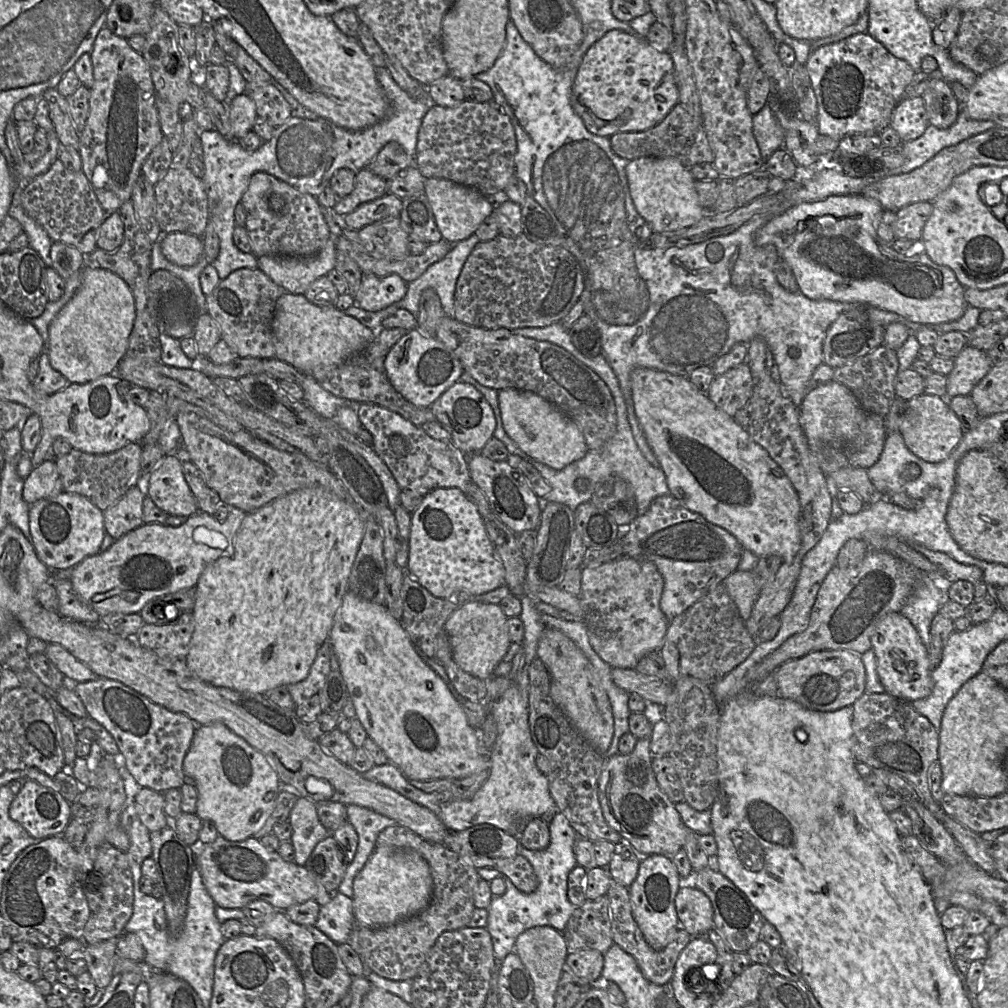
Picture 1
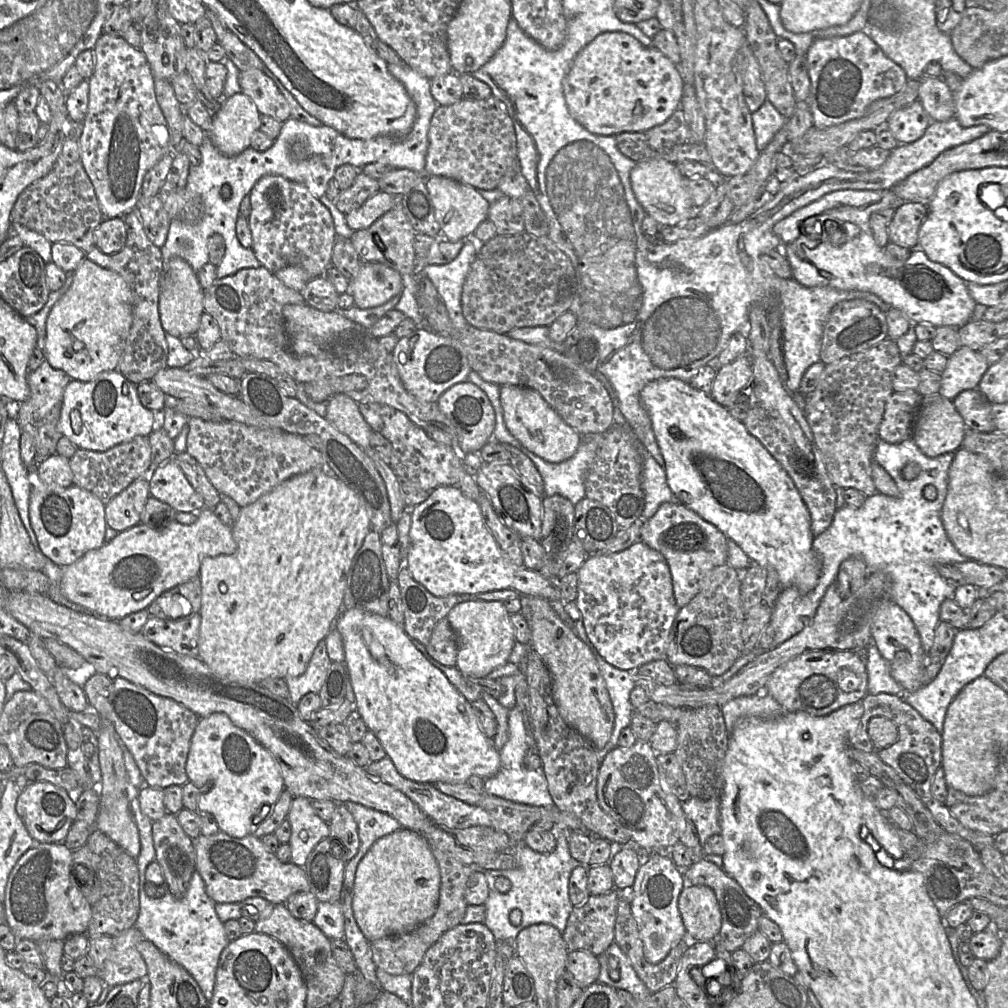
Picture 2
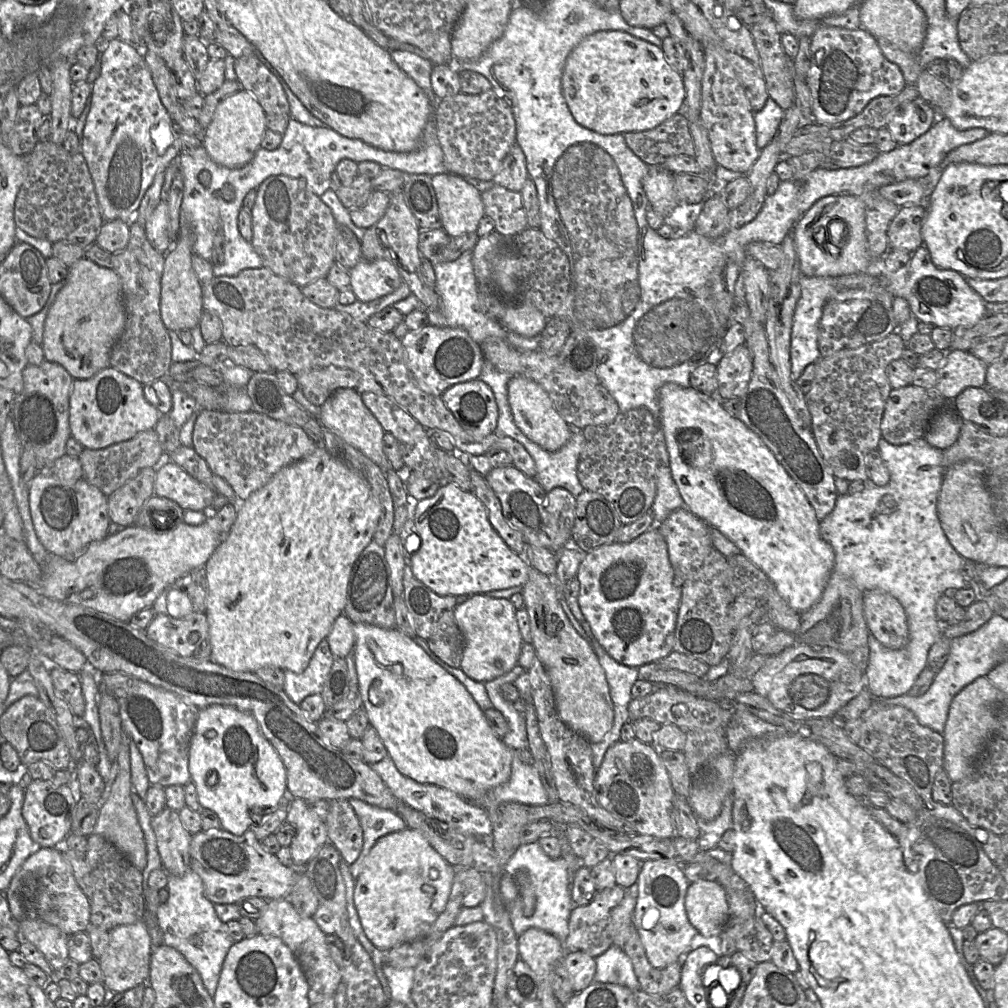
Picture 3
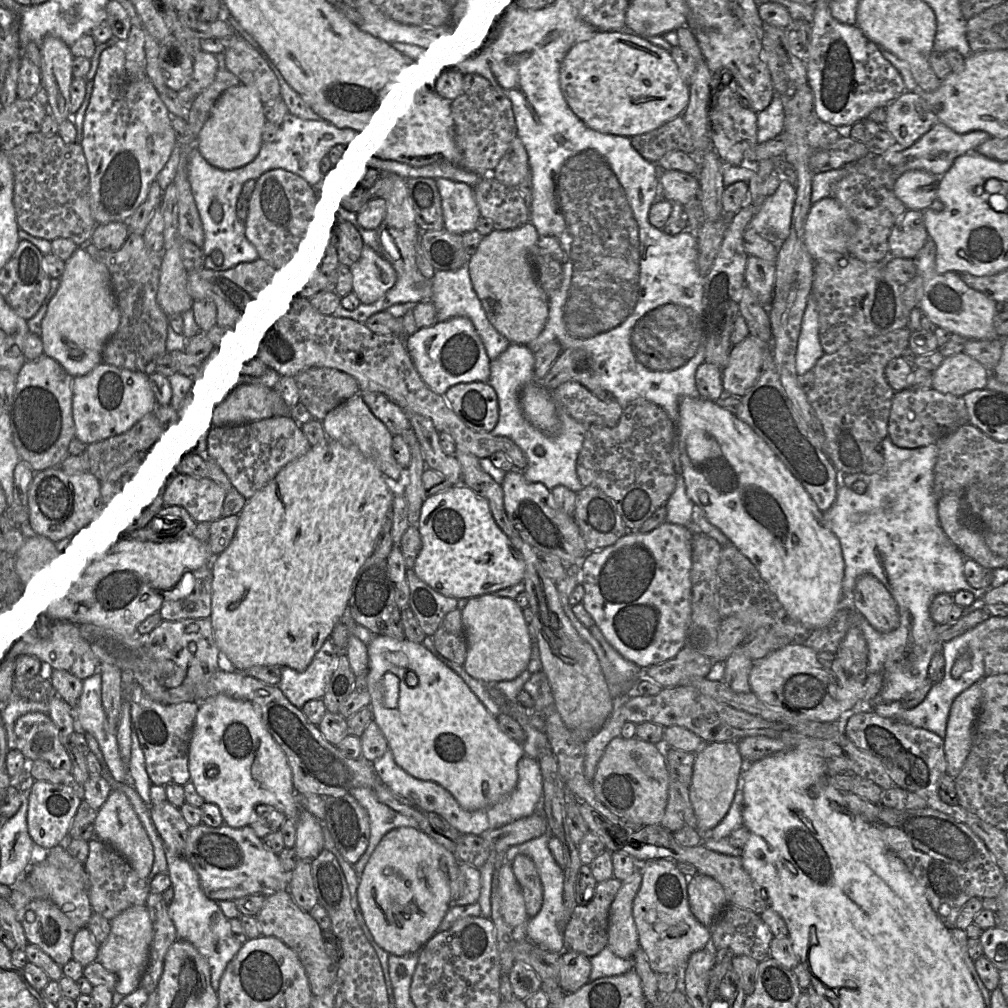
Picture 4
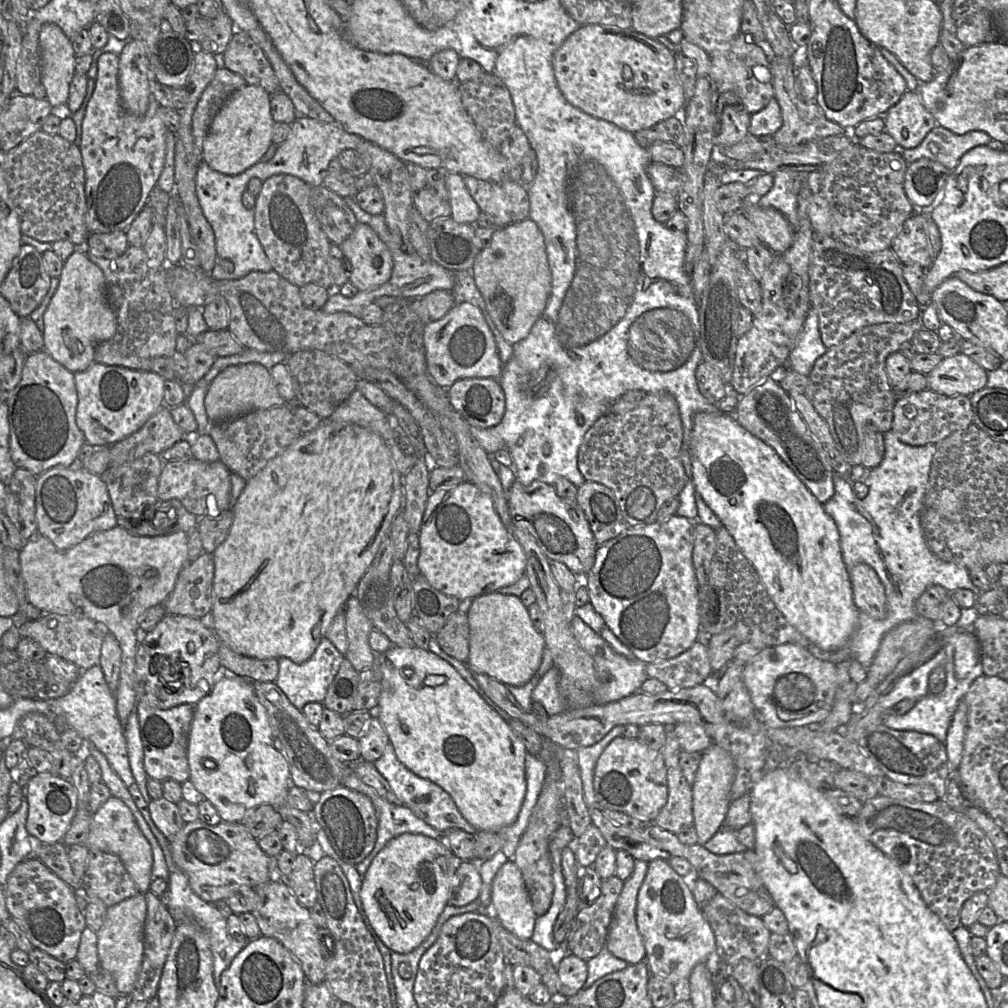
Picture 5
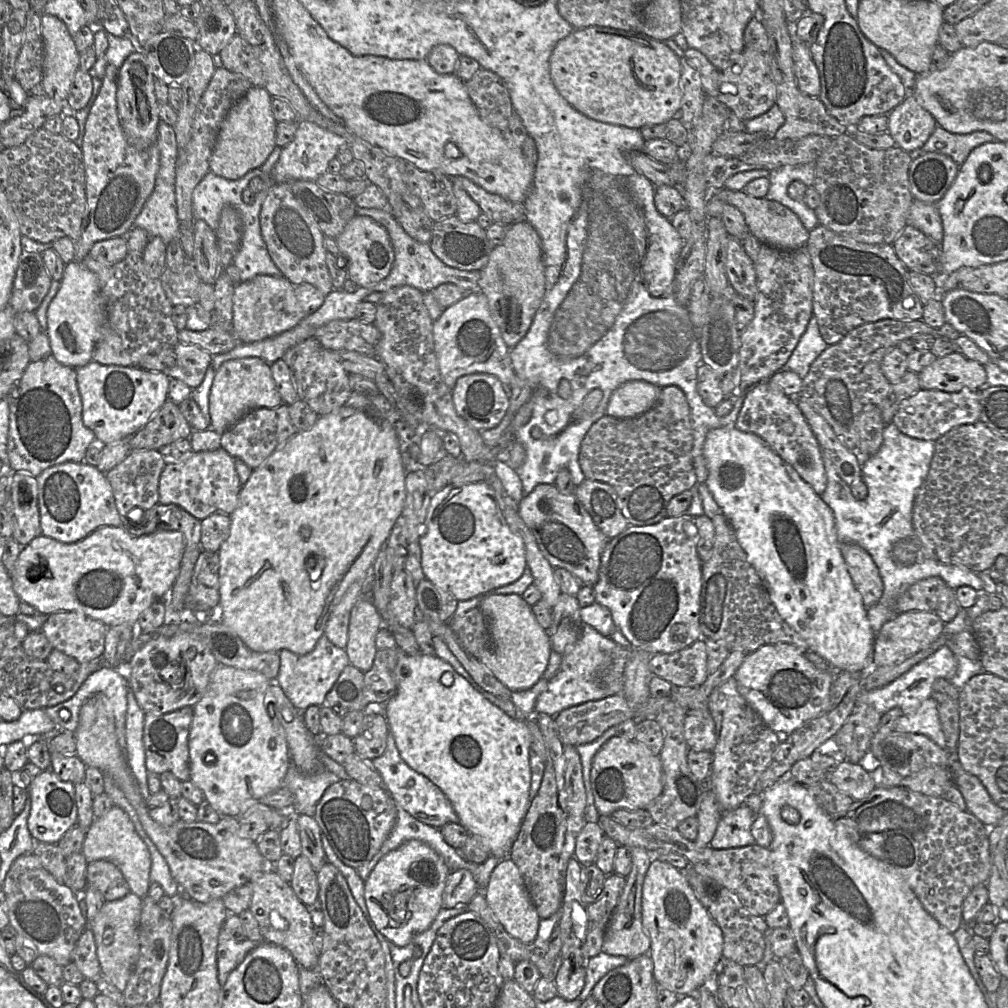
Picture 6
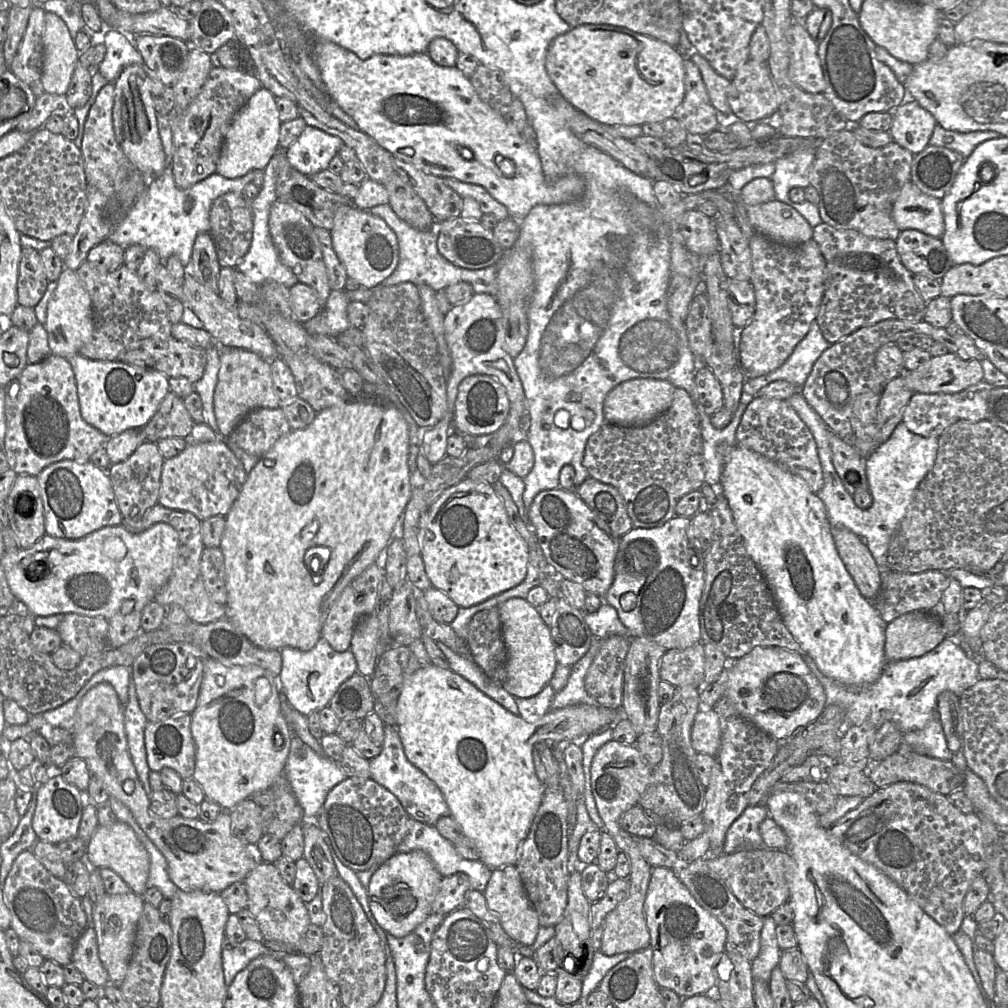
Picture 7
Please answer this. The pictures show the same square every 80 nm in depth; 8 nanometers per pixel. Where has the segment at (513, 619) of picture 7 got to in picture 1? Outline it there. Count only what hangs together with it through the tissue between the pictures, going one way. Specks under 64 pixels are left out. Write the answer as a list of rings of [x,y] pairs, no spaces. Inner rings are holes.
[[[467,602],[458,607],[447,618],[444,625],[454,662],[465,672],[480,679],[493,675],[493,670],[503,660],[511,643],[507,617],[498,604],[483,602]]]

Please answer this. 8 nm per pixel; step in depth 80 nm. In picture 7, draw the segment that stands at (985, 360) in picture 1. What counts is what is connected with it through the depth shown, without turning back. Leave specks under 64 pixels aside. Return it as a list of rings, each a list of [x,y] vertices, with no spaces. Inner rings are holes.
[[[954,353],[932,357],[913,371],[906,371],[908,386],[915,393],[958,393],[984,379],[981,362],[963,360]]]

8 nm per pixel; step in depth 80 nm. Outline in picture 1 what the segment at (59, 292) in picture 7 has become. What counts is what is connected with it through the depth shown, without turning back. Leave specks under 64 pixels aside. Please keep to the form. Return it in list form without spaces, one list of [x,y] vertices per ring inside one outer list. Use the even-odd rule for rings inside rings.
[[[84,265],[82,267],[82,272],[82,281],[77,291],[70,299],[70,301],[55,316],[55,318],[51,321],[49,325],[49,349],[47,352],[42,352],[48,354],[51,367],[54,370],[58,371],[60,374],[62,374],[71,384],[85,384],[94,381],[100,377],[110,375],[112,371],[117,368],[119,362],[123,359],[123,357],[126,354],[129,344],[129,337],[133,328],[136,315],[133,294],[126,282],[123,279],[121,279],[118,275],[110,272],[109,270],[105,270],[94,265]]]

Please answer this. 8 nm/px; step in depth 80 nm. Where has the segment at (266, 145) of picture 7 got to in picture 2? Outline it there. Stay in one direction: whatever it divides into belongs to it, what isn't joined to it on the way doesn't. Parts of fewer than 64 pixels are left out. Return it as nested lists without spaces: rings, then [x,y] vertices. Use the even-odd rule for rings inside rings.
[[[241,91],[221,100],[207,134],[222,154],[237,156],[250,147],[251,136],[260,127],[260,116],[254,102]]]

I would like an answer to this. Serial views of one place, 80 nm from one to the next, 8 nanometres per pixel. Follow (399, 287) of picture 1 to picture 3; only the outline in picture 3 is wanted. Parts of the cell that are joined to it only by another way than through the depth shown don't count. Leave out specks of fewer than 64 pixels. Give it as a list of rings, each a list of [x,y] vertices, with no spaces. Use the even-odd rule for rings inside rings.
[[[362,258],[350,271],[350,289],[357,300],[367,303],[395,291],[403,282],[396,267],[384,259],[367,260]]]

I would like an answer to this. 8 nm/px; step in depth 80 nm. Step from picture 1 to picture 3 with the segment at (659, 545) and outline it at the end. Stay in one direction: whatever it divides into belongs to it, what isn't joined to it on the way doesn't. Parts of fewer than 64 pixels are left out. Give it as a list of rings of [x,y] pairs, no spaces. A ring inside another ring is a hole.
[[[686,508],[672,512],[663,522],[655,526],[667,544],[670,563],[674,570],[674,584],[682,587],[699,570],[713,549],[710,526]]]

